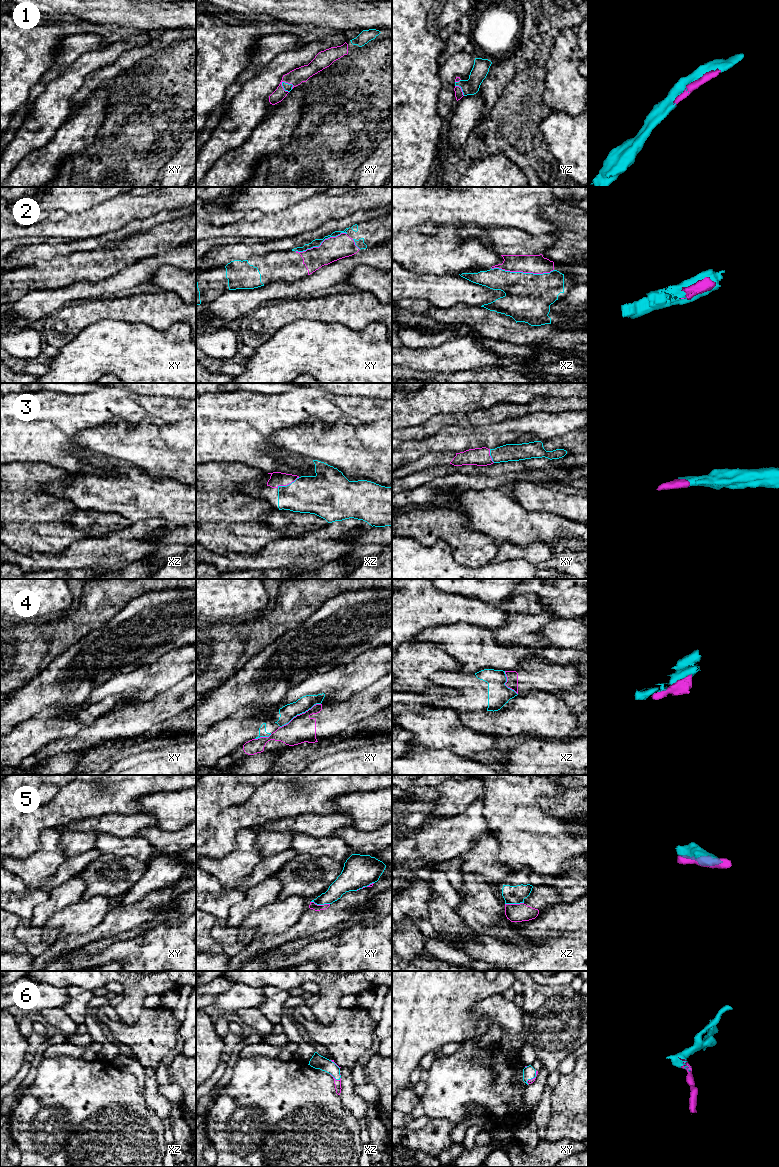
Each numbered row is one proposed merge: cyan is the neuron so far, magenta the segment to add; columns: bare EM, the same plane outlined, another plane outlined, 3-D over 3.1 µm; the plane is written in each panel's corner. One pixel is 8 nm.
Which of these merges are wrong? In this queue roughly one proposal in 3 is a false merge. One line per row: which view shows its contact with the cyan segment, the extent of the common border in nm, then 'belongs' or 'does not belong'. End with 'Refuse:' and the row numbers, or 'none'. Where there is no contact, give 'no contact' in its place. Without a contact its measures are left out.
1: contact in xy; length 110 nm; belongs
2: contact in xz; length 500 nm; belongs
3: contact in xz; length 200 nm; belongs
4: contact in xy; length 380 nm; does not belong
5: contact in xy; length 150 nm; does not belong
6: contact in xz; length 100 nm; belongs
Refuse: 4, 5

